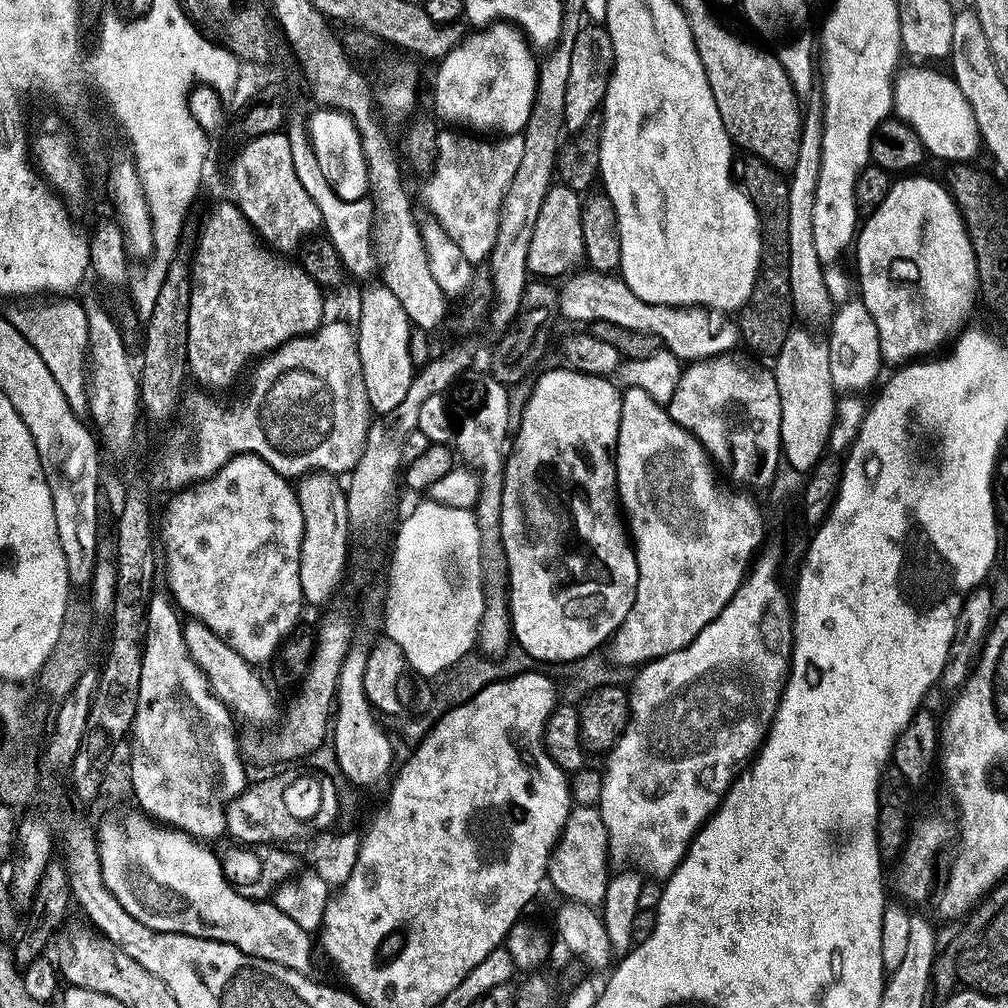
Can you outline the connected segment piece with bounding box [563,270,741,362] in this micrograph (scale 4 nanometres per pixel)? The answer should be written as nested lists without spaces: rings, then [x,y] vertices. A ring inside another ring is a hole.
[[[580,270],[575,274],[569,275],[563,281],[564,292],[568,296],[580,296],[580,312],[572,316],[576,324],[588,326],[593,321],[601,320],[602,322],[613,323],[614,326],[624,327],[626,330],[641,332],[644,335],[653,335],[659,338],[665,349],[671,351],[681,362],[695,362],[697,360],[708,360],[711,356],[722,356],[733,351],[735,344],[741,343],[740,330],[735,323],[724,324],[719,328],[718,325],[712,324],[713,317],[703,308],[668,308],[661,304],[651,304],[642,302],[627,286],[620,282],[616,284],[612,281],[613,277],[608,274],[600,274],[591,270]]]

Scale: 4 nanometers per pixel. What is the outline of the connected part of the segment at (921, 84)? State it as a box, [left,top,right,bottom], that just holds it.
[893,66,982,164]

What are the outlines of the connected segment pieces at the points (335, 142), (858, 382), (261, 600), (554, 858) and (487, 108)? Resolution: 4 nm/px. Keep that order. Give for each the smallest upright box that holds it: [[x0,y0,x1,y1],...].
[[307,107,369,200],[826,298,882,393],[162,455,306,666],[547,805,610,906],[435,22,538,134]]

